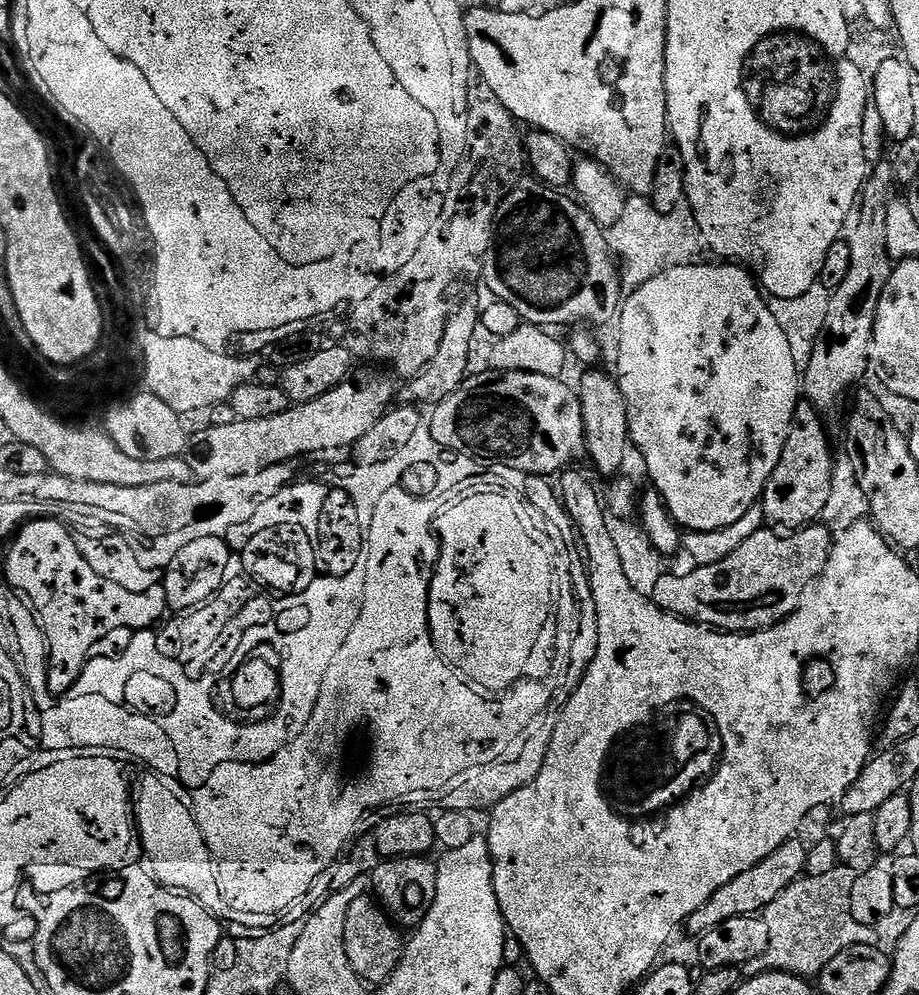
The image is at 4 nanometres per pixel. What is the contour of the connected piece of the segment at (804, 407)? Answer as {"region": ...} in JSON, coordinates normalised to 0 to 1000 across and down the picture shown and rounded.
{"region":[[[867,406],[862,421],[862,431],[855,440],[851,460],[831,490],[829,508],[831,522],[849,533],[869,533],[891,524],[899,507],[908,503],[905,497],[905,446],[897,431],[893,411],[884,406]]]}

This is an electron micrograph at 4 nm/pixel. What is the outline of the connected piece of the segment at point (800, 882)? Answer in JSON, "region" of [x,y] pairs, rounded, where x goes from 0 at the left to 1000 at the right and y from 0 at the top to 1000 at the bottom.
{"region":[[[911,870],[902,876],[892,876],[889,880],[882,878],[865,884],[838,911],[834,911],[829,923],[834,927],[834,935],[838,935],[838,951],[823,965],[812,971],[814,981],[827,981],[830,977],[860,977],[864,981],[876,983],[891,982],[892,977],[901,970],[903,963],[912,963],[916,955],[927,949],[937,948],[941,930],[931,925],[931,917],[927,908],[927,891],[934,879],[933,873],[927,870]]]}

